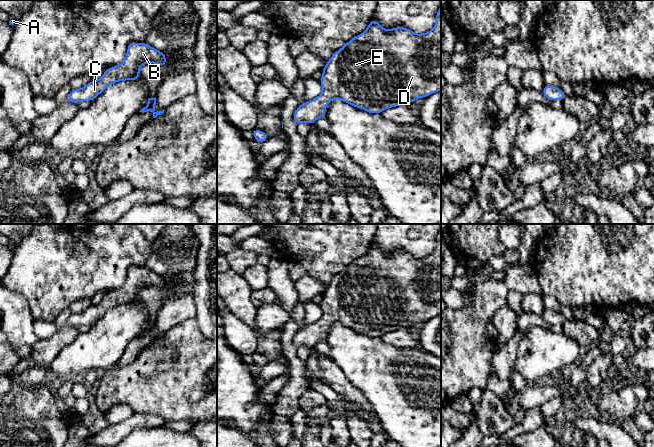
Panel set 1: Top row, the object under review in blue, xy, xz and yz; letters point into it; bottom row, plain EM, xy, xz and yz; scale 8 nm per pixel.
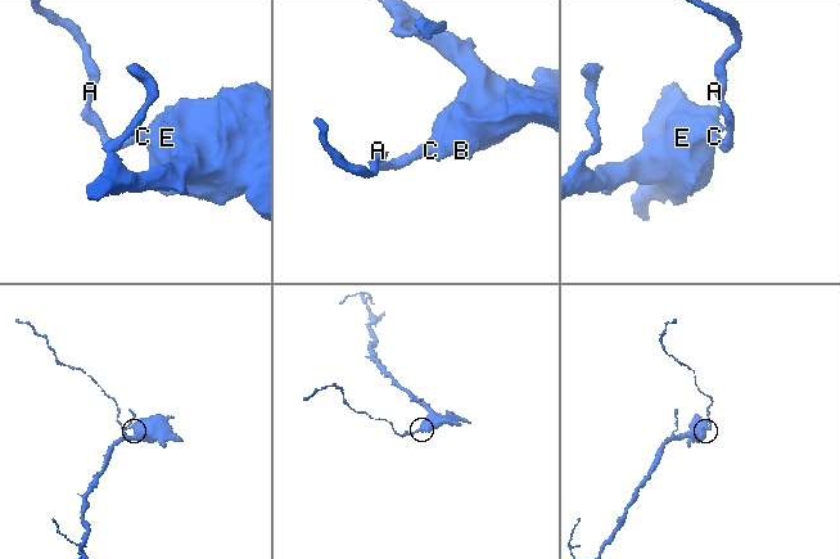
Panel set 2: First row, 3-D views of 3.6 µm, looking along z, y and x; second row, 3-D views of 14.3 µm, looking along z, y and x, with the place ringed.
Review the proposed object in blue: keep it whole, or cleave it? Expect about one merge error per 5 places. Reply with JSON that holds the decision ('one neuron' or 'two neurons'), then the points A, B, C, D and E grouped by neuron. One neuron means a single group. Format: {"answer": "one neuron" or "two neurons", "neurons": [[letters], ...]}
{"answer": "one neuron", "neurons": [["A", "B", "C", "D", "E"]]}

